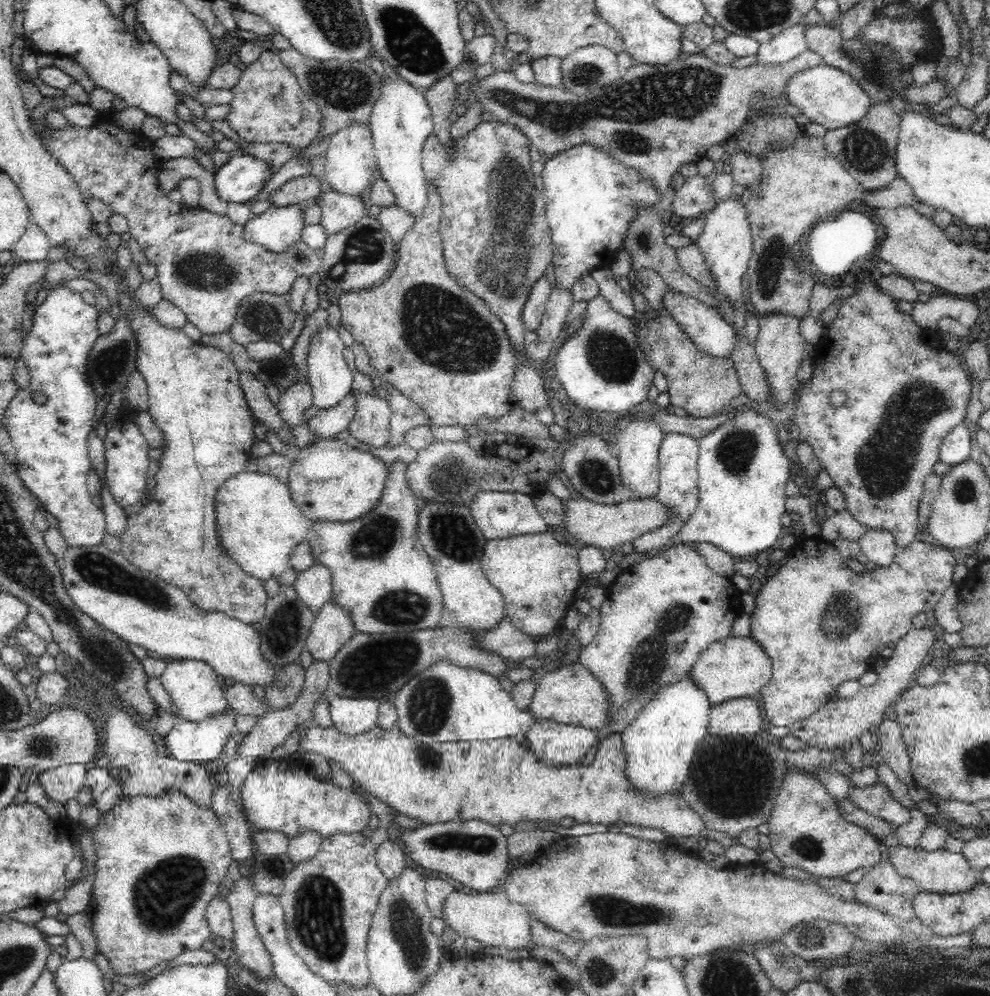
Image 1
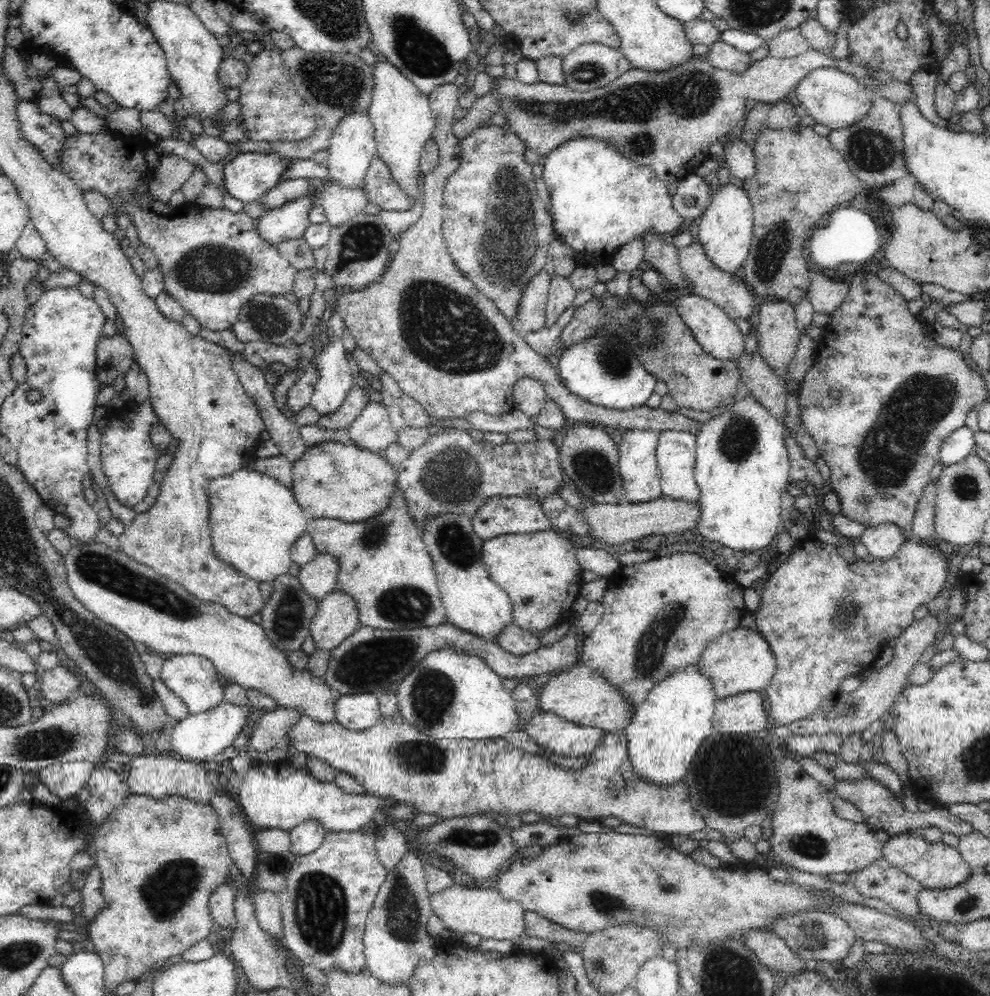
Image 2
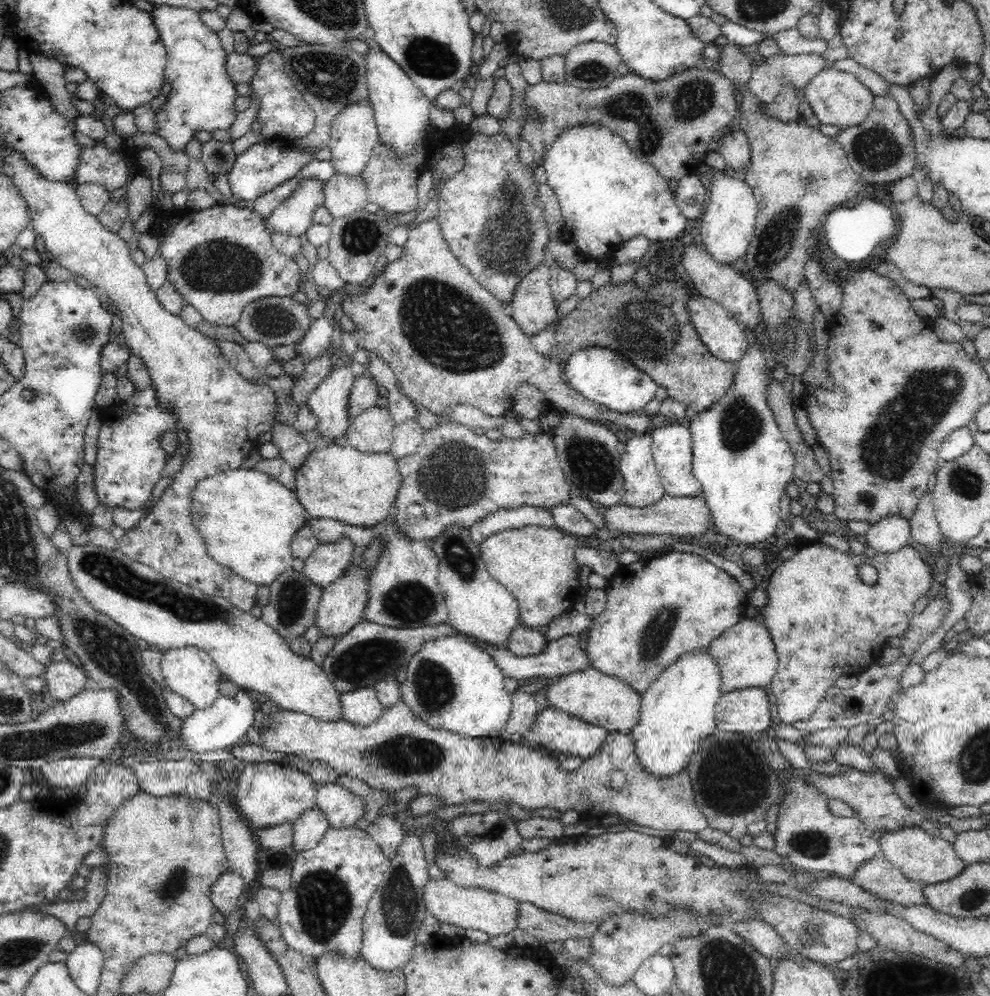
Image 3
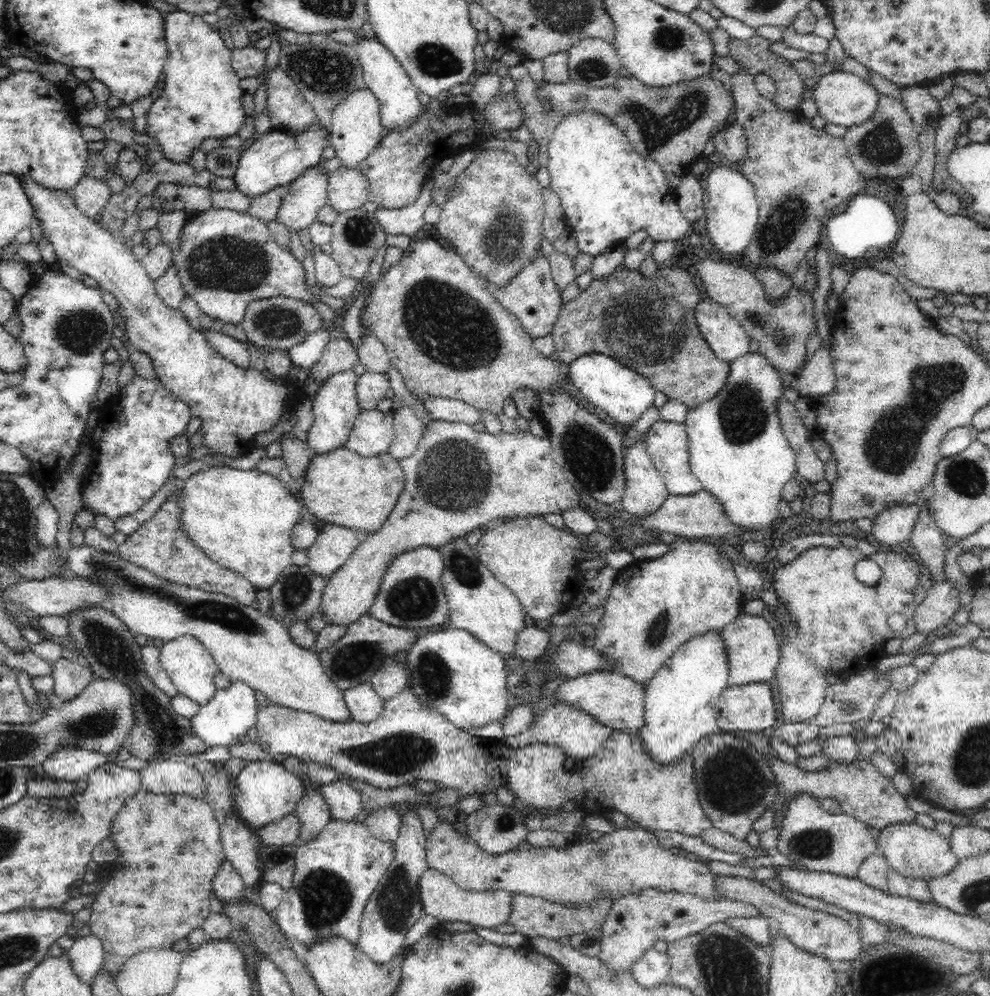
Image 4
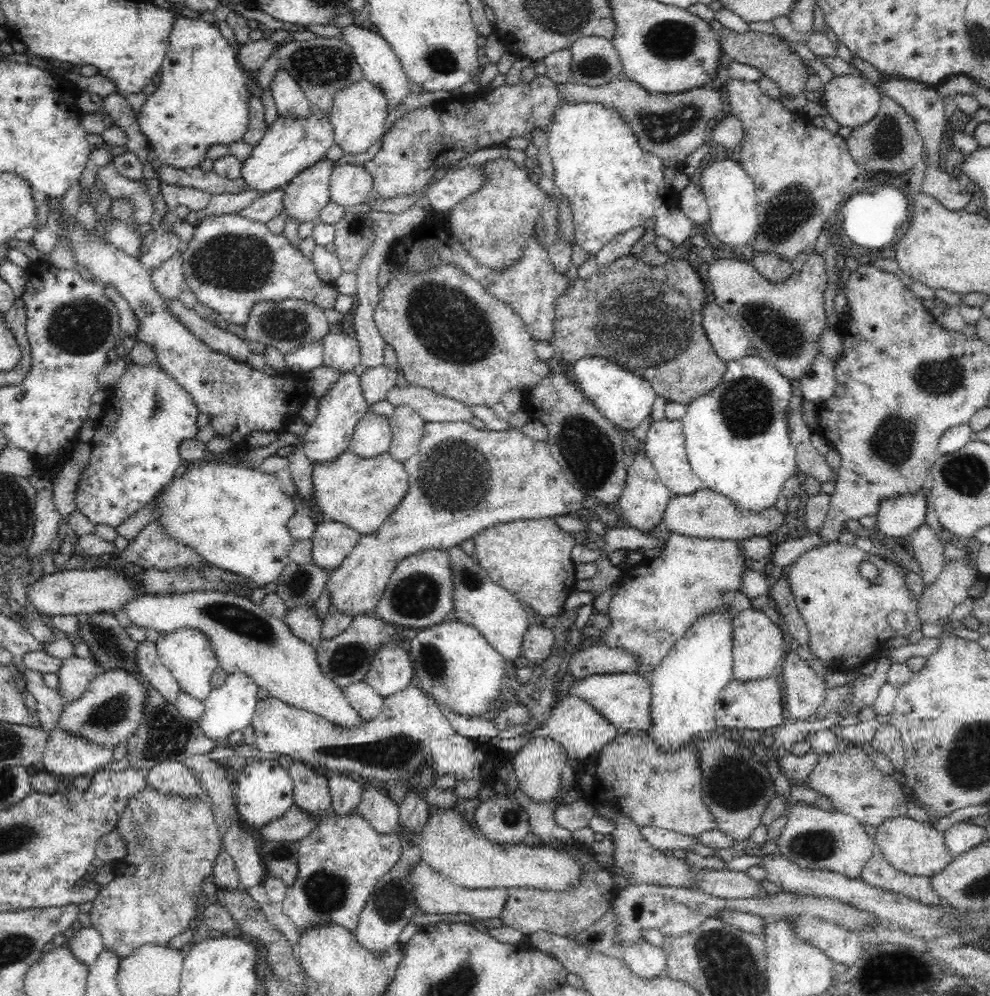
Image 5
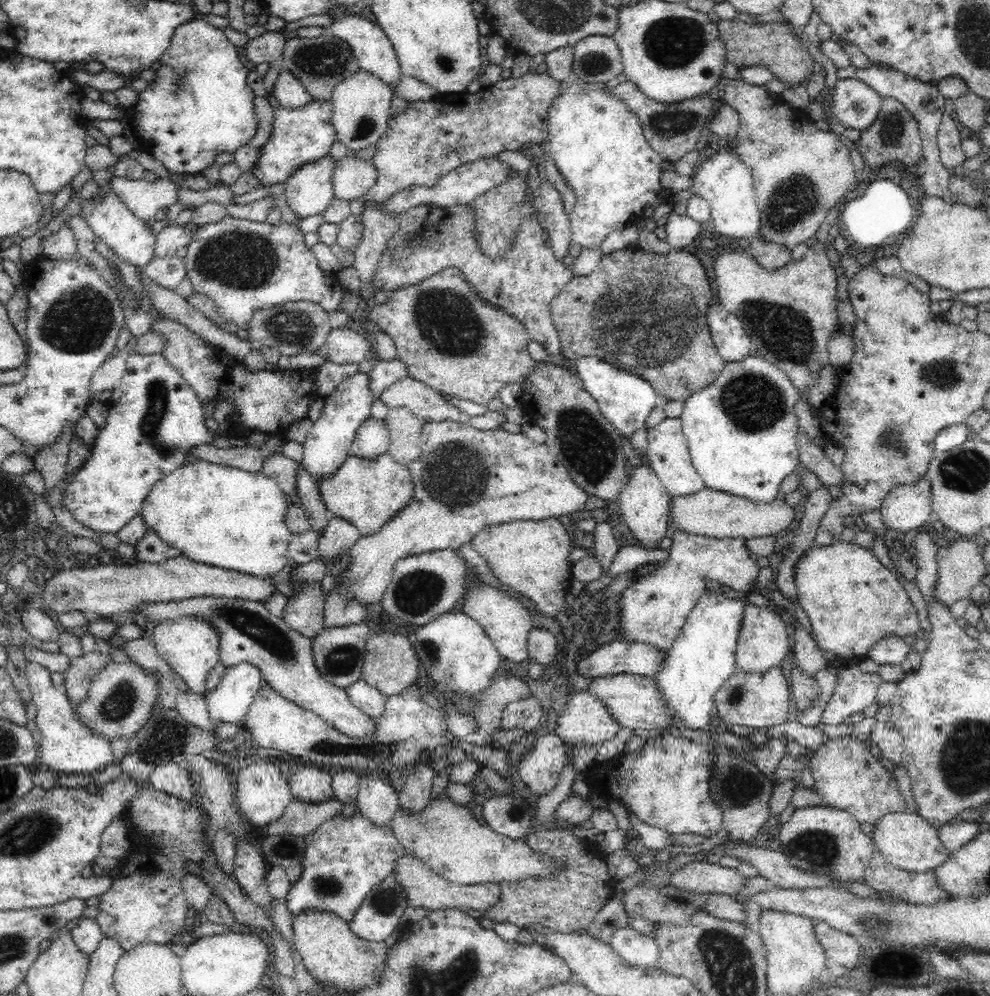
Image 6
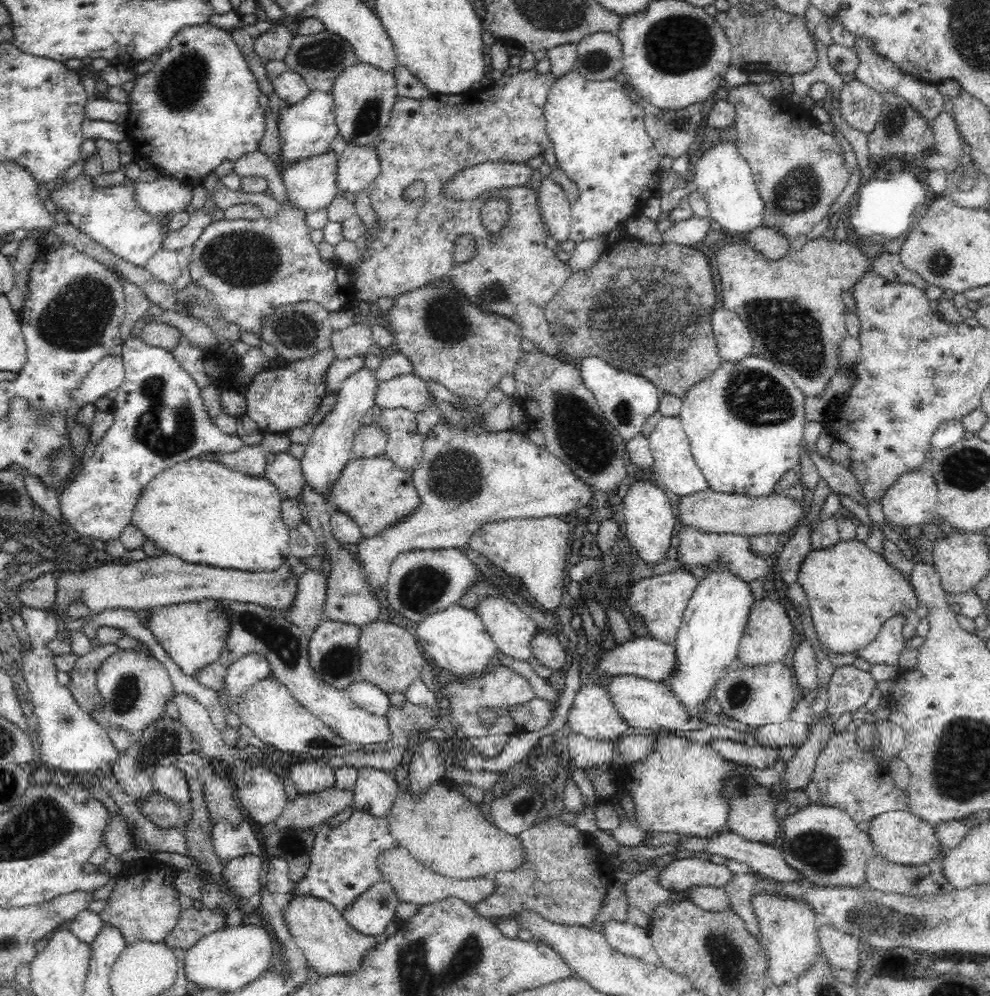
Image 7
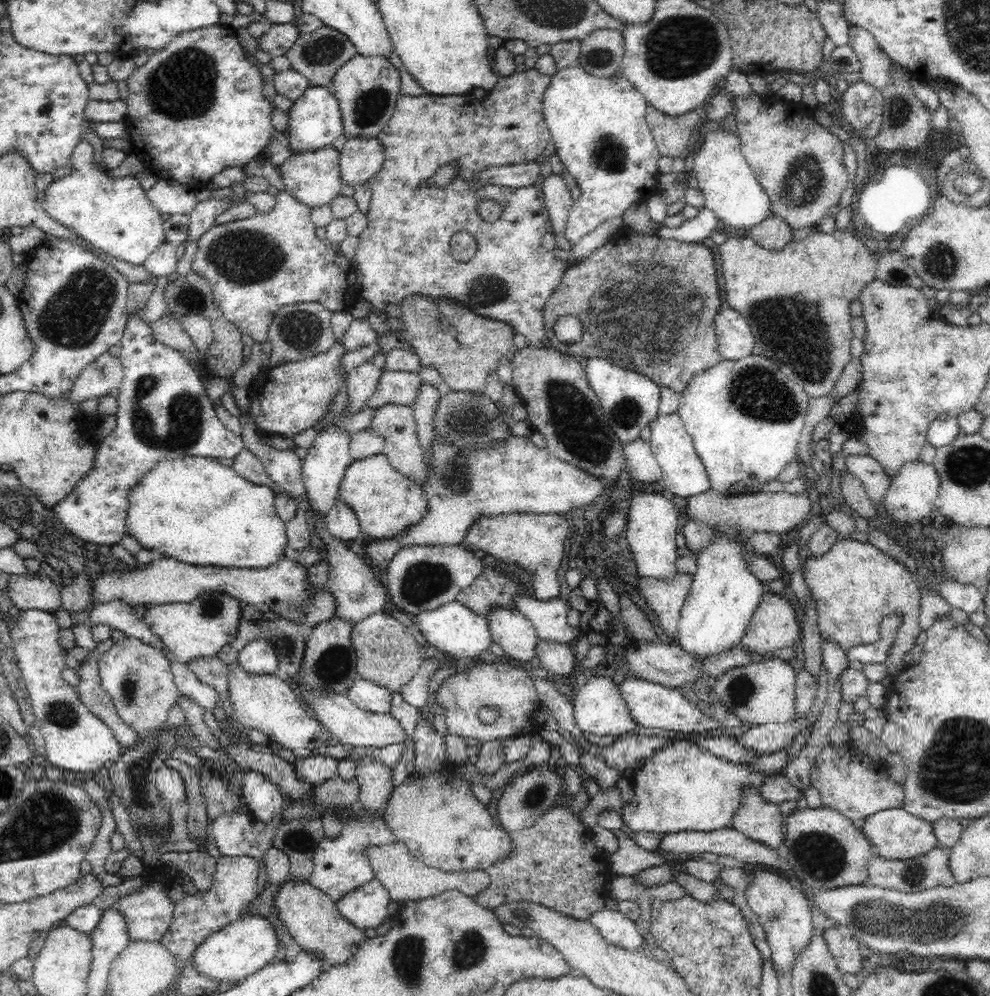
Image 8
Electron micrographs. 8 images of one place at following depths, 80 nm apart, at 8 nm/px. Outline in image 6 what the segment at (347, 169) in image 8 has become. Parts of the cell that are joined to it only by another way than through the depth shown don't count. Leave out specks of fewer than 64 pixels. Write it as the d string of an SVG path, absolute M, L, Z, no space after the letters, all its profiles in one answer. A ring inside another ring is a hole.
M351 153L335 161L332 174L332 192L334 198L351 203L364 199L365 194L374 186L376 169L370 162L354 159Z

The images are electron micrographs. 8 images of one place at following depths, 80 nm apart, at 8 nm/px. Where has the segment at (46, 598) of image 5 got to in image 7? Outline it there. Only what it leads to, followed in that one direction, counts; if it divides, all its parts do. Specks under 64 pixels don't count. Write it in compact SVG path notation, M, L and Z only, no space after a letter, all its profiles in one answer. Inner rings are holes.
M163 554L153 559L146 558L141 561L125 562L121 565L110 563L100 565L81 572L63 572L56 578L56 598L54 606L58 610L67 611L74 601L80 601L88 607L91 614L101 613L112 609L130 609L133 611L154 611L159 607L167 607L180 603L195 603L201 600L237 600L238 602L254 603L266 608L280 608L284 611L292 606L296 592L296 579L288 571L288 566L281 566L272 572L244 572L225 568L209 567L201 564L192 564L182 560L179 556Z

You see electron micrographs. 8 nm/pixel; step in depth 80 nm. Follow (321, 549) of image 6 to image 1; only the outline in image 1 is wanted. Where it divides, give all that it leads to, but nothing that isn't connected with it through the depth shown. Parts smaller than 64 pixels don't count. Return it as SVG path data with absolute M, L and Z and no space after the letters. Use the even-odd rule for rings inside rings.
M313 563L310 568L298 573L292 585L300 601L317 614L331 600L331 582L330 569L326 565Z

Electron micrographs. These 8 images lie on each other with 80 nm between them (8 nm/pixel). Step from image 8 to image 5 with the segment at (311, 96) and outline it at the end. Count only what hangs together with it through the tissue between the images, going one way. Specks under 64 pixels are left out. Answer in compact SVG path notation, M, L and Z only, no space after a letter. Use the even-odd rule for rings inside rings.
M313 110L305 119L279 117L264 132L258 144L254 144L249 156L242 162L240 177L246 181L246 189L264 194L284 188L305 168L325 157L326 150L334 144L334 131L329 118L320 110Z

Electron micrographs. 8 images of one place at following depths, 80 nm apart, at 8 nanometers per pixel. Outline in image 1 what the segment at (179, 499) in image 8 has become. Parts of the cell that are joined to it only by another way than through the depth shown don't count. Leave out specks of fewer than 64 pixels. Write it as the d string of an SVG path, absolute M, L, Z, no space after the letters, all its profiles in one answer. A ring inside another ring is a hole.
M242 471L221 484L217 493L215 508L217 533L224 550L244 572L263 582L286 572L290 568L289 556L292 550L305 540L313 523L296 507L286 483L267 473Z

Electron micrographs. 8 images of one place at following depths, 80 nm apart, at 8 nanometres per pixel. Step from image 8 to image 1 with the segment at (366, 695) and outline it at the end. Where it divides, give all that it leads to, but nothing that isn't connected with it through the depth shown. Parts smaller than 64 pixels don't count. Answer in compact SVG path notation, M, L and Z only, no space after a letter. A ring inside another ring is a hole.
M326 692L332 726L347 736L362 736L377 727L379 704L372 698L339 698Z

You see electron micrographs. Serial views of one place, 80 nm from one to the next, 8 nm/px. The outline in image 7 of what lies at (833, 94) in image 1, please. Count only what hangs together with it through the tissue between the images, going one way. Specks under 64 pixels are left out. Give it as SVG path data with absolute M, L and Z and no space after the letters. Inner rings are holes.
M853 76L844 80L838 103L842 118L866 134L872 132L883 109L882 95Z

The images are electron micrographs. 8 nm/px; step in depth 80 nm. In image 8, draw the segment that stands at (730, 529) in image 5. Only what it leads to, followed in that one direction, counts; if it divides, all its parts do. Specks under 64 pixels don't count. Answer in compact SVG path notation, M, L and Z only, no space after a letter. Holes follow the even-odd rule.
M707 490L697 496L688 497L685 513L688 521L704 523L709 527L734 527L741 533L774 533L782 534L804 523L806 514L810 512L808 493L790 494L785 490L775 493L756 492L755 494L722 494L715 490Z

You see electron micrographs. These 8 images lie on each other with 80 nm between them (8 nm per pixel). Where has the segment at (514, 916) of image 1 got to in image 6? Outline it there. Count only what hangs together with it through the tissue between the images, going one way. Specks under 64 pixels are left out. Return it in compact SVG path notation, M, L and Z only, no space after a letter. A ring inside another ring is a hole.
M411 854L401 856L393 868L397 881L404 887L409 906L414 908L426 908L426 910L444 910L444 909L468 909L487 911L499 902L501 897L501 888L498 883L477 884L477 885L459 885L451 883L444 877L435 873L427 864L424 864L418 857Z

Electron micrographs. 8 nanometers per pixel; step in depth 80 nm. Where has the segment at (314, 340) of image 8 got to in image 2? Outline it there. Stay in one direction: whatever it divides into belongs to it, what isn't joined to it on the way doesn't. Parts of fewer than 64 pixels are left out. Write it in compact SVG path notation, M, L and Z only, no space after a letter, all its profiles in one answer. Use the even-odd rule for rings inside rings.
M256 294L242 306L230 331L234 333L236 339L244 344L255 340L272 342L272 344L288 344L296 336L296 332L301 329L300 318L302 318L302 314L295 302L286 300L282 295Z

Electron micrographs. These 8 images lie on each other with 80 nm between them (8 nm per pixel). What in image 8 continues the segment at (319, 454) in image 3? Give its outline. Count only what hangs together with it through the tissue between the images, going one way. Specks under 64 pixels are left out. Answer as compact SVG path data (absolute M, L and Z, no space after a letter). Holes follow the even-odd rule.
M382 452L352 461L338 488L338 502L346 504L359 520L361 531L372 539L396 536L420 520L428 507L420 484L398 472Z

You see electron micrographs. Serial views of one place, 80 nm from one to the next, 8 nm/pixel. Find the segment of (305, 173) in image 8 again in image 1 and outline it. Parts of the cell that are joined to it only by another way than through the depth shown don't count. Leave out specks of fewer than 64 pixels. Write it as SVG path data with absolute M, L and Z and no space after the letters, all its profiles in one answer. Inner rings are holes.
M300 205L270 206L247 222L243 233L247 242L258 244L271 254L284 254L301 240L304 221Z

